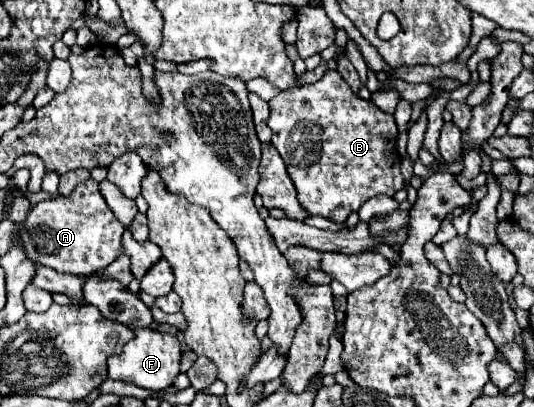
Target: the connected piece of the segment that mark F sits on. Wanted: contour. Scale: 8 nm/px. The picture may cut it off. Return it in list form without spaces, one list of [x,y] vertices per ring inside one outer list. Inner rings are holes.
[[[135,329],[135,339],[129,341],[119,357],[109,357],[109,377],[125,383],[133,383],[145,389],[167,389],[173,379],[179,375],[179,361],[181,361],[181,345],[179,339],[155,329]]]

